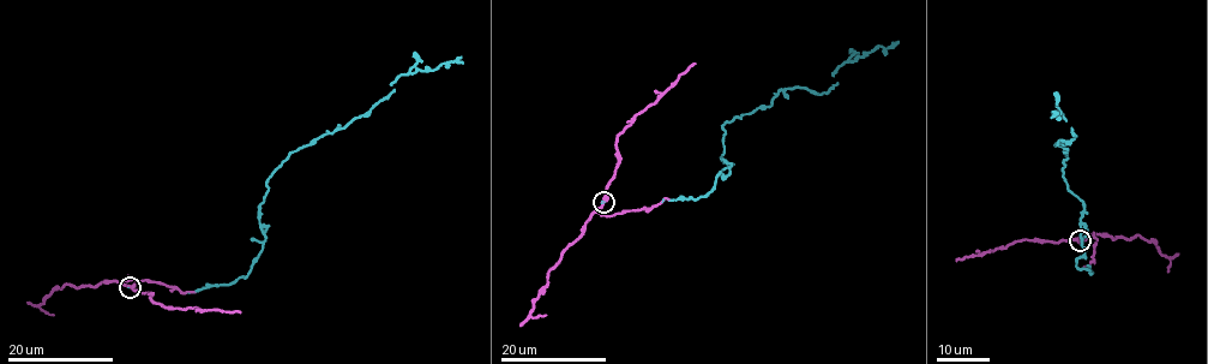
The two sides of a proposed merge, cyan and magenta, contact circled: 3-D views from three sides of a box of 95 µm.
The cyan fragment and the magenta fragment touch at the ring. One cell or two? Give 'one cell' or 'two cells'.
one cell

